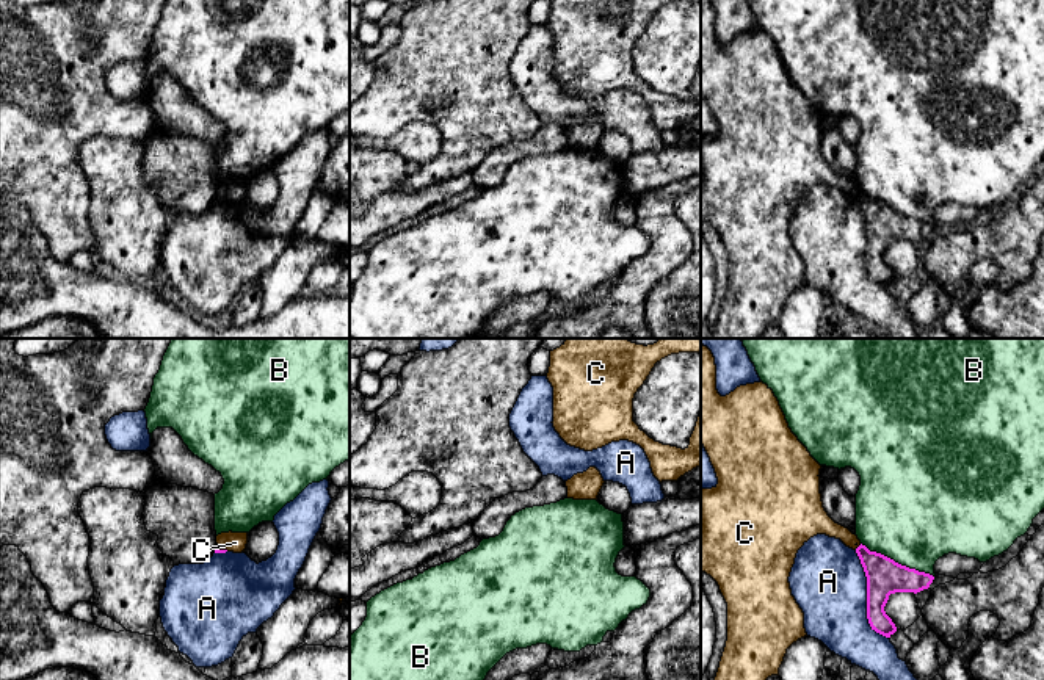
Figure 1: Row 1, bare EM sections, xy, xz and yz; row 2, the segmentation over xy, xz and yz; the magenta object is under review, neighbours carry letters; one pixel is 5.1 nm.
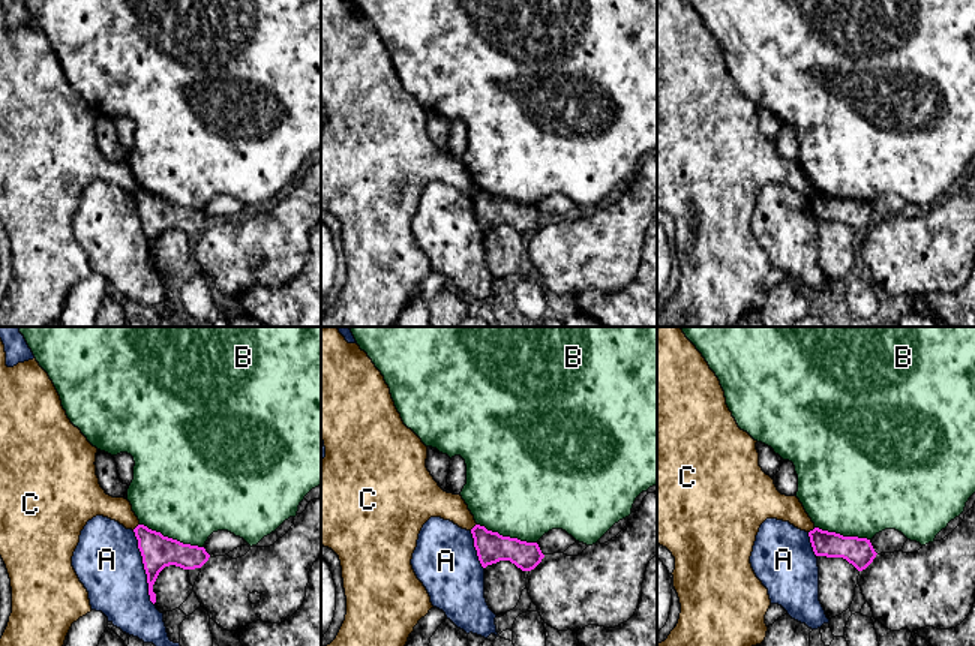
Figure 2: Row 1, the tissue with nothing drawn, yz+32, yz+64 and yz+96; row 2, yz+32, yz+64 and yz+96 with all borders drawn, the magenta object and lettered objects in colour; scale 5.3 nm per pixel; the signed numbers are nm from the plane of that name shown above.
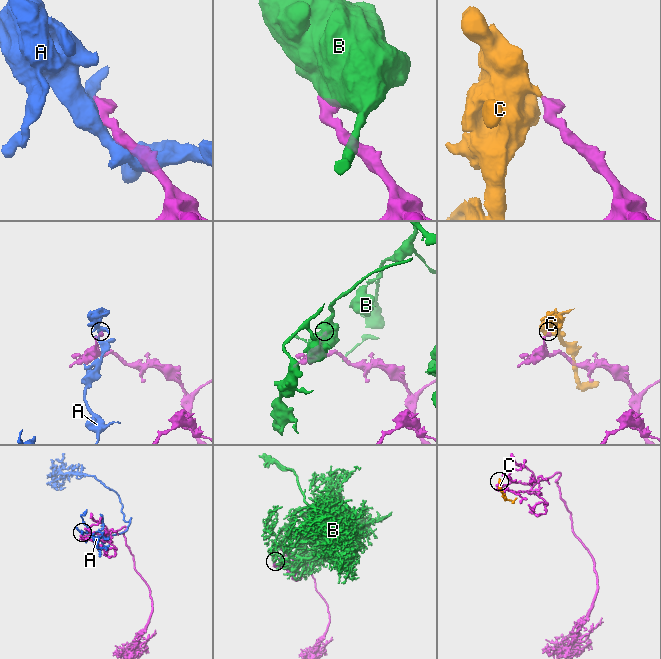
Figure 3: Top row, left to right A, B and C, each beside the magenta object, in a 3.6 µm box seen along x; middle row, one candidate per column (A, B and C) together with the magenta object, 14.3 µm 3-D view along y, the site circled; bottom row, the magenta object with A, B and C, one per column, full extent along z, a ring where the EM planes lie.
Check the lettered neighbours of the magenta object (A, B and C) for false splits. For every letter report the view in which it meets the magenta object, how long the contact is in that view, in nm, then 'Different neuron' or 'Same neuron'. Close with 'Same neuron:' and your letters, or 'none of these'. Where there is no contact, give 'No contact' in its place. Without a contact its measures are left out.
A: Touches magenta in yz. Shared border 480 nm. Different neuron
B: Touches magenta in yz. Shared border 420 nm. Different neuron
C: Touches magenta in yz. Shared border 50 nm. Different neuron
Same neuron: none of these

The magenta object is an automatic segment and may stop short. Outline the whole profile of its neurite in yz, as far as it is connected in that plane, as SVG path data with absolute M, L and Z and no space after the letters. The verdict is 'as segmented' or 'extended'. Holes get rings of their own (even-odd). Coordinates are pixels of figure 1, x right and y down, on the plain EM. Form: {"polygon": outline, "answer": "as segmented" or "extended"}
{"polygon": "M862 193L856 197L856 202L867 226L868 273L876 282L890 287L897 276L884 260L889 244L895 241L917 243L928 238L934 226L901 215L881 202L870 201Z", "answer": "as segmented"}

